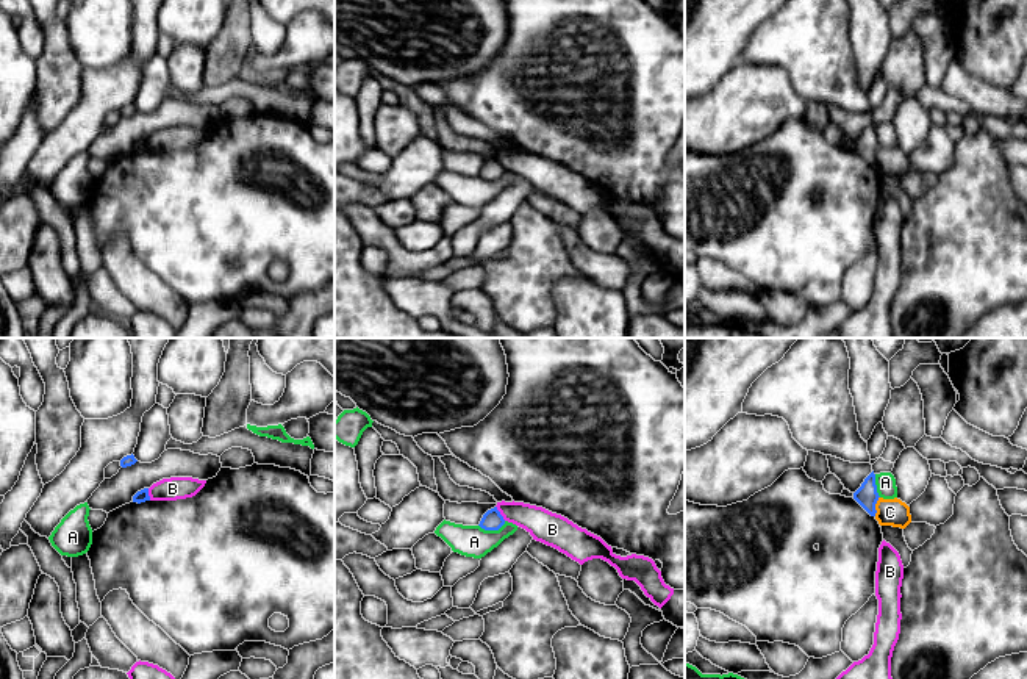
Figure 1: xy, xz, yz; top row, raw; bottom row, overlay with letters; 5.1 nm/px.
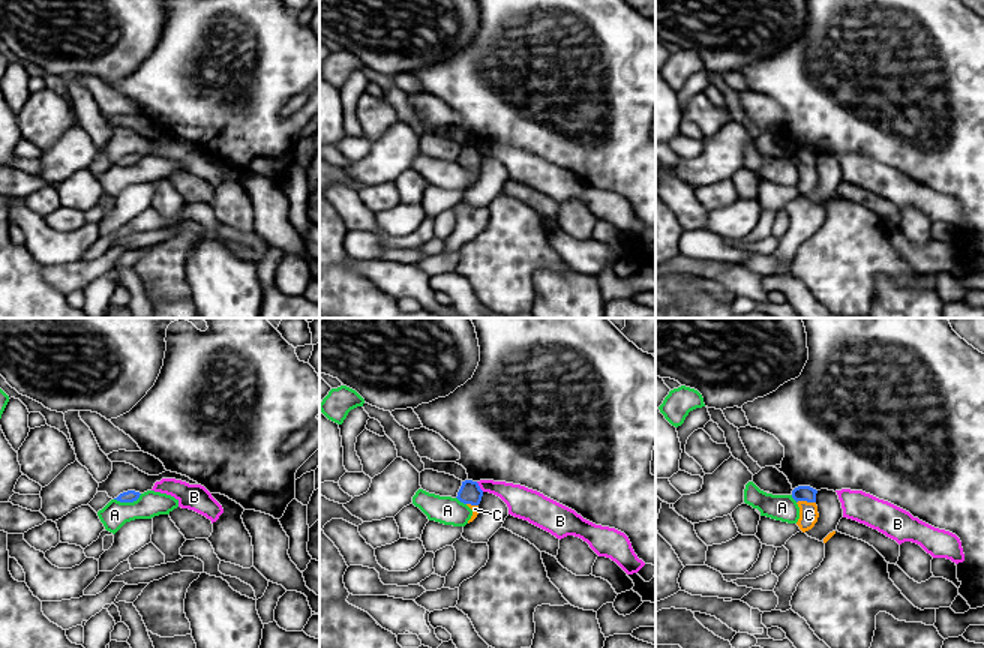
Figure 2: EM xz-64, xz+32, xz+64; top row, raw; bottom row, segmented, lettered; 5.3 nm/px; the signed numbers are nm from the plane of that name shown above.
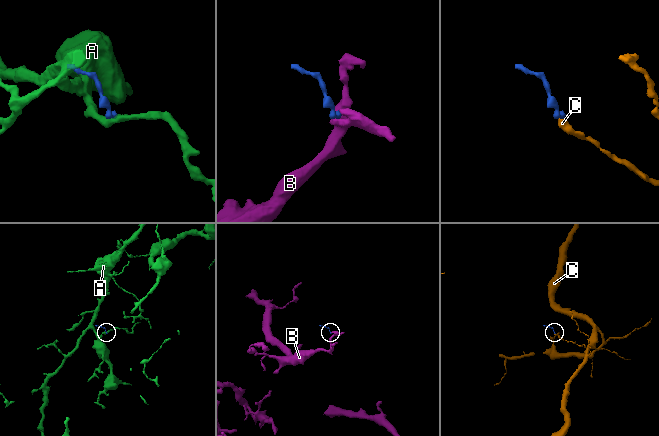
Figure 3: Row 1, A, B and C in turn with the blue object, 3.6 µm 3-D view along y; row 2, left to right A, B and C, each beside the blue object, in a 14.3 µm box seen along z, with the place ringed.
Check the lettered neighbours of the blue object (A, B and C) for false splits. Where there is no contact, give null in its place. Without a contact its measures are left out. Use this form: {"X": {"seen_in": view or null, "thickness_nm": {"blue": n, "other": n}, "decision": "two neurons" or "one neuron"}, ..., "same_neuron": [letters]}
{"A": {"seen_in": "xz", "thickness_nm": {"blue": 100, "other": 160}, "decision": "two neurons"}, "B": {"seen_in": "xz", "thickness_nm": {"blue": 100, "other": 160}, "decision": "two neurons"}, "C": {"seen_in": "yz", "thickness_nm": {"blue": 110, "other": 140}, "decision": "one neuron"}, "same_neuron": ["C"]}

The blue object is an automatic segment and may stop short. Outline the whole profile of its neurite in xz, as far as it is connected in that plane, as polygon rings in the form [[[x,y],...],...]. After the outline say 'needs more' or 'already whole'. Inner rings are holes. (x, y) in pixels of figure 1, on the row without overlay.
[[[497,156],[488,160],[481,171],[480,171],[480,177],[485,180],[499,180],[502,175],[505,174],[503,166],[500,164],[500,161],[497,160]]] | already whole

